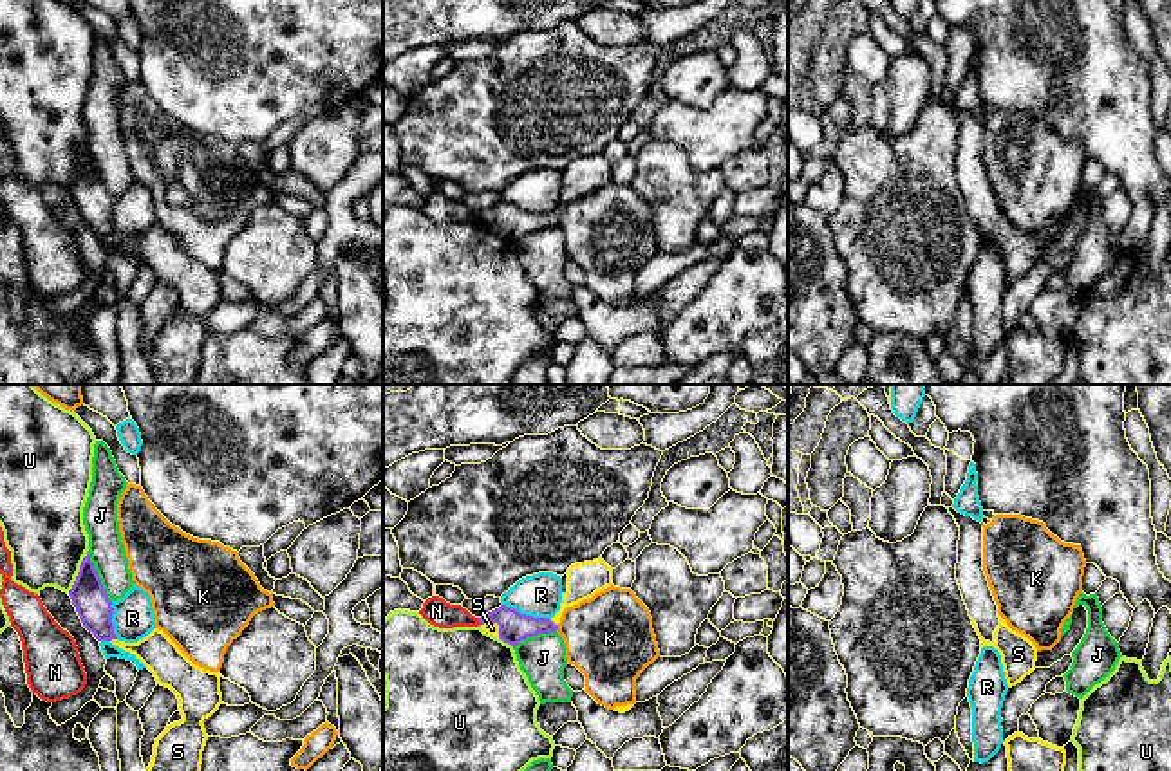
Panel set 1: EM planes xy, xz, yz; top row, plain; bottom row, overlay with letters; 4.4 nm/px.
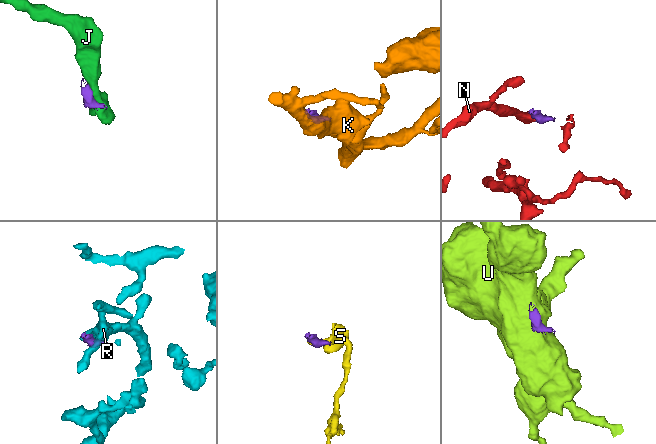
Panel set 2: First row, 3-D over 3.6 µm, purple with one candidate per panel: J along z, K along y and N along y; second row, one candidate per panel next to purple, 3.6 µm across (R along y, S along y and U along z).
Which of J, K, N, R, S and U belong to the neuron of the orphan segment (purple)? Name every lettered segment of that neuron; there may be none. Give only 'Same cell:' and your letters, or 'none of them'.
Same cell: S

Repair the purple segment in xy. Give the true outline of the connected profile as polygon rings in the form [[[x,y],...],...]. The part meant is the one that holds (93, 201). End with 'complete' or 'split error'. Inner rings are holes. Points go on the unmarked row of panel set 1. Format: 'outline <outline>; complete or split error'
outline [[[87,150],[69,186],[83,222],[101,237],[110,237],[139,255],[157,280],[170,283],[179,294],[183,314],[166,321],[155,334],[146,370],[157,385],[193,385],[201,368],[208,336],[204,316],[222,300],[220,271],[193,260],[159,224],[137,238],[119,237],[114,229],[112,197]]]; split error

